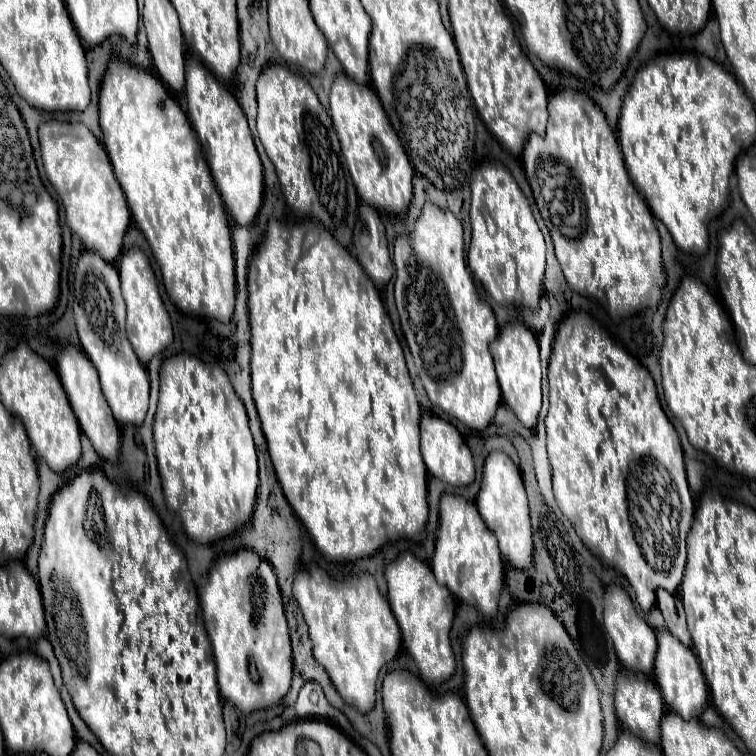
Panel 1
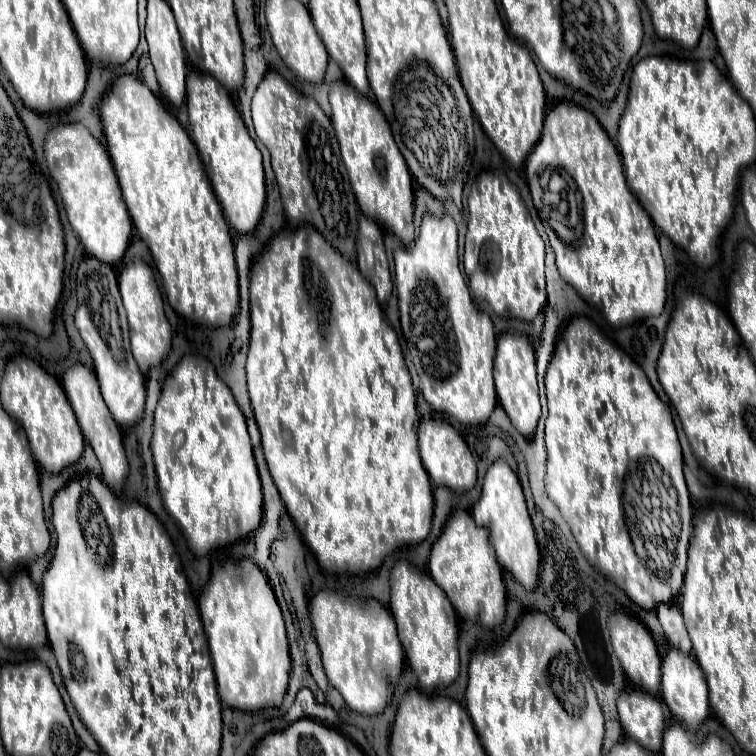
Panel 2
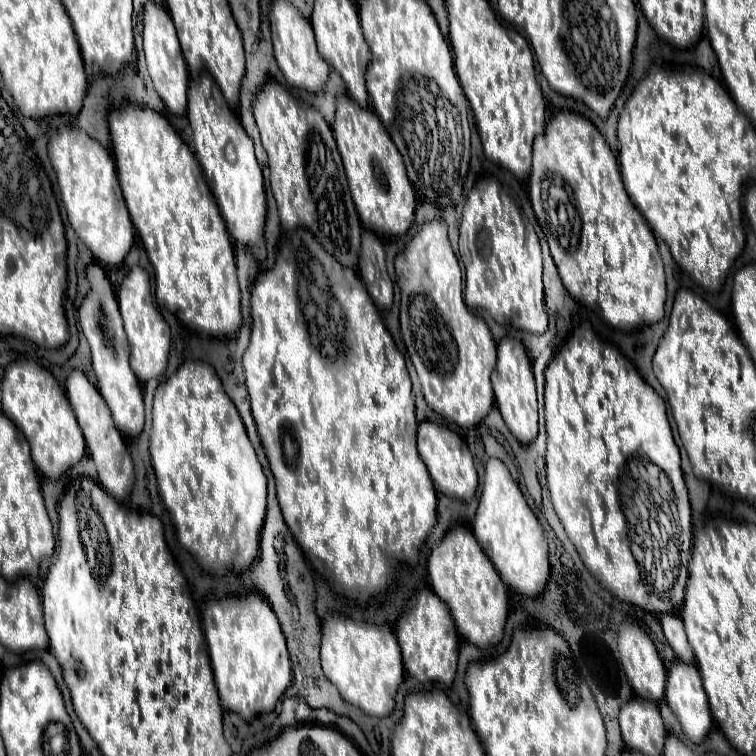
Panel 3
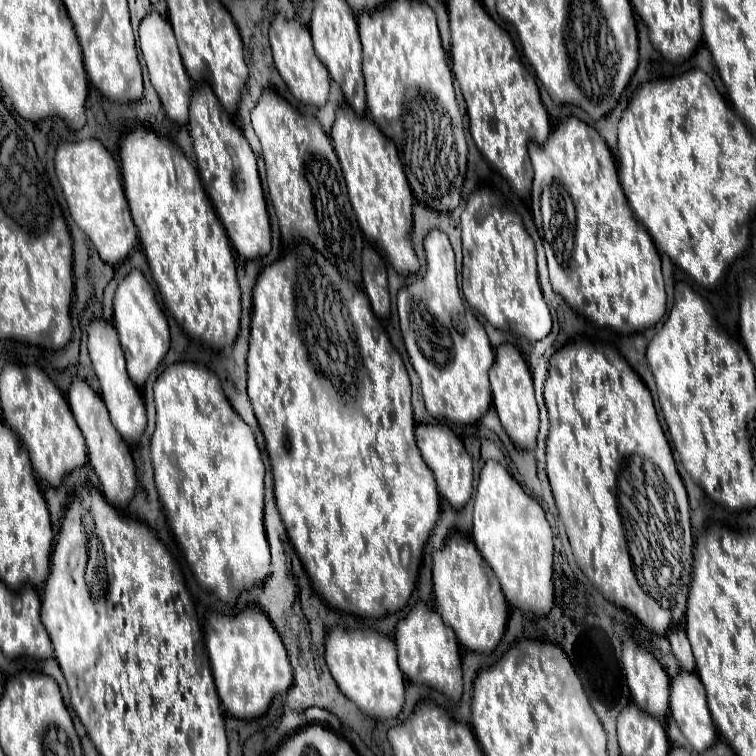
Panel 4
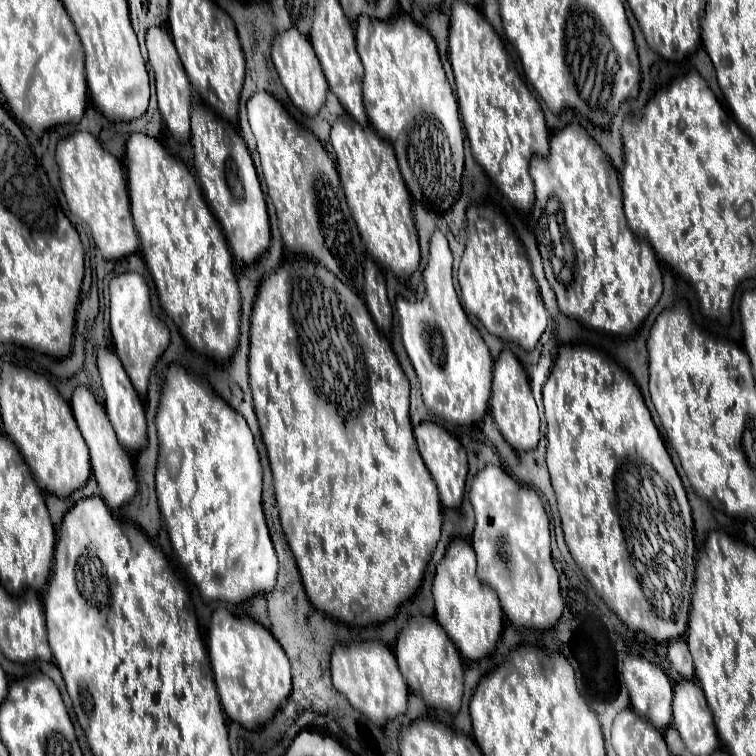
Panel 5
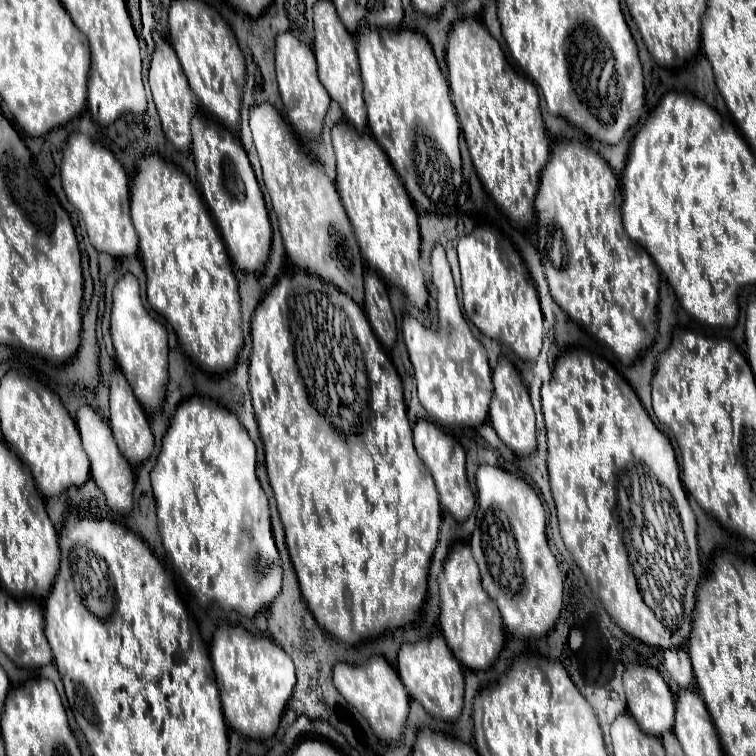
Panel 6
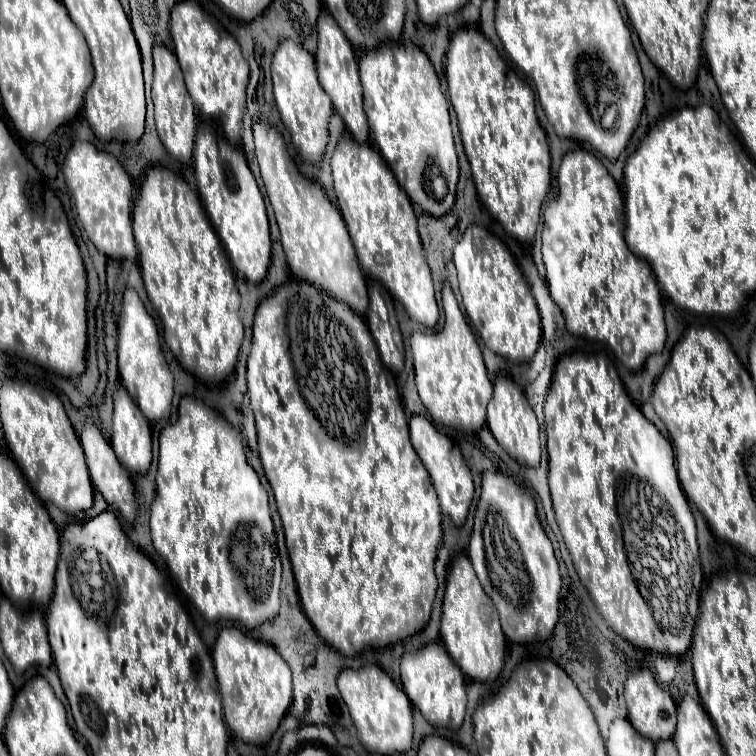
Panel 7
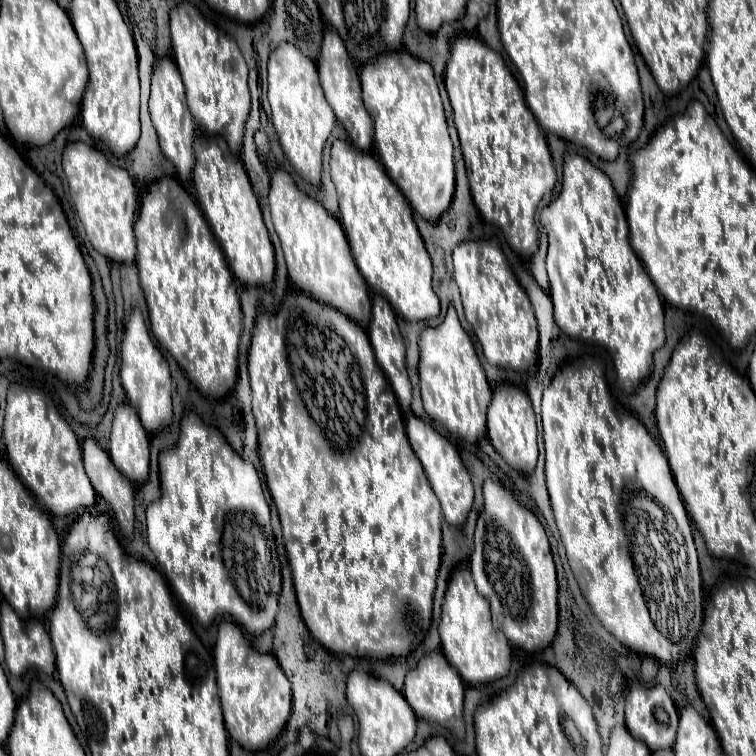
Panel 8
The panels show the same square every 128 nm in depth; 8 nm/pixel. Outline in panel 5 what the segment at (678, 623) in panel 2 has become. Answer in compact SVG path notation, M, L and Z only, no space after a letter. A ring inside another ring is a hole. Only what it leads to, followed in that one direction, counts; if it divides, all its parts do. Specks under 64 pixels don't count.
M678 638L674 642L668 644L668 660L670 666L686 680L690 680L694 676L694 664L692 664L692 656L688 650L688 644L684 638Z

